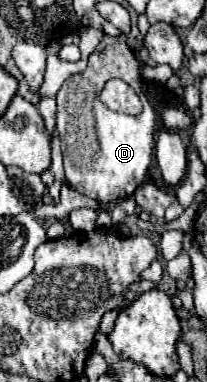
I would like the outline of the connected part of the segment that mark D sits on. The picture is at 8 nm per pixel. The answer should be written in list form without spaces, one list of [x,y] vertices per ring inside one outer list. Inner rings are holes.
[[[124,34],[120,38],[104,36],[96,50],[88,58],[88,68],[80,74],[70,76],[56,96],[56,126],[60,132],[64,172],[66,182],[76,192],[100,200],[104,204],[116,198],[128,198],[142,184],[148,174],[152,154],[154,154],[154,132],[156,132],[156,112],[142,94],[142,76],[138,60],[126,46]],[[112,78],[120,78],[136,88],[144,110],[138,116],[118,114],[108,110],[100,102],[100,90]]]

